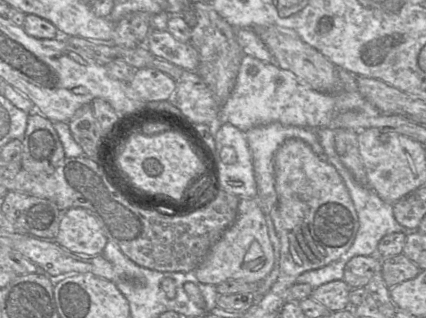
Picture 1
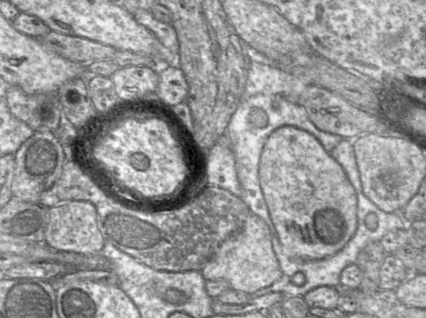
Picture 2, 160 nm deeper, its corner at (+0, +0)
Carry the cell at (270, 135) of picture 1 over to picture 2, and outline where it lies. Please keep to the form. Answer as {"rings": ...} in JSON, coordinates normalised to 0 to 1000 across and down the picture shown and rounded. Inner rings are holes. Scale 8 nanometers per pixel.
{"rings":[[[601,296],[568,311],[531,403],[531,425],[552,491],[559,566],[568,588],[568,632],[585,660],[608,679],[629,711],[643,714],[608,569],[608,513],[624,440],[638,415],[662,396],[690,396],[737,425],[761,469],[775,481],[805,437],[800,428],[746,406],[725,374],[718,343],[695,318],[655,299]]]}

